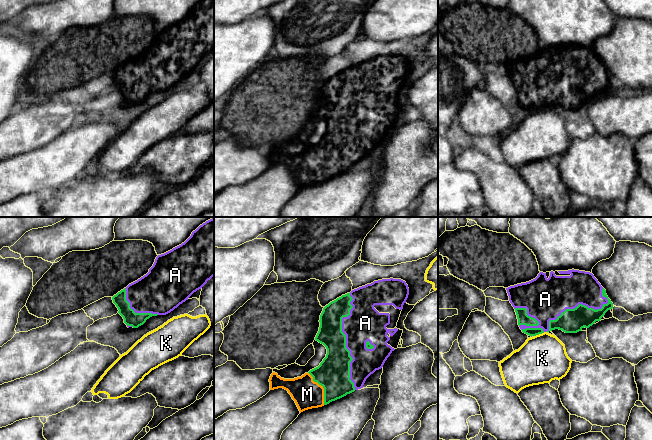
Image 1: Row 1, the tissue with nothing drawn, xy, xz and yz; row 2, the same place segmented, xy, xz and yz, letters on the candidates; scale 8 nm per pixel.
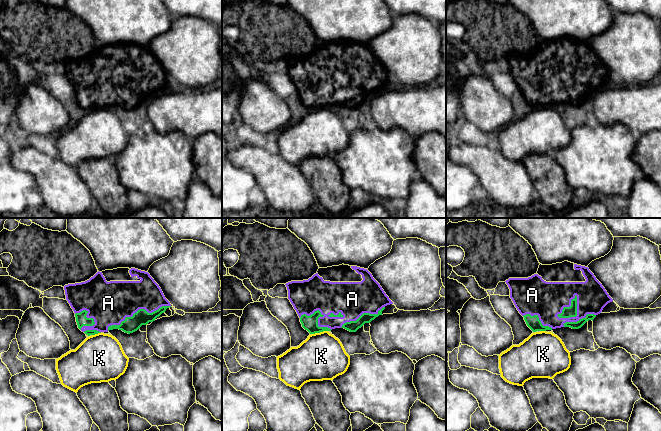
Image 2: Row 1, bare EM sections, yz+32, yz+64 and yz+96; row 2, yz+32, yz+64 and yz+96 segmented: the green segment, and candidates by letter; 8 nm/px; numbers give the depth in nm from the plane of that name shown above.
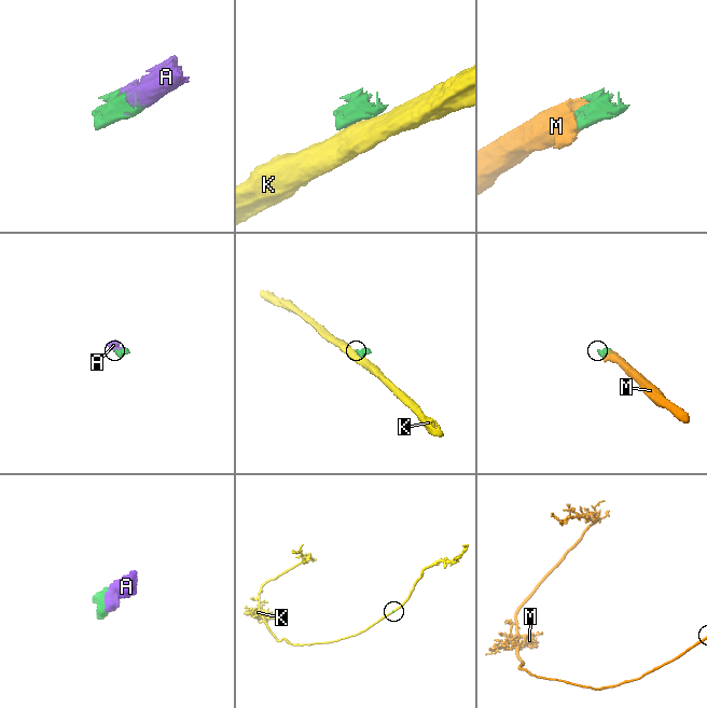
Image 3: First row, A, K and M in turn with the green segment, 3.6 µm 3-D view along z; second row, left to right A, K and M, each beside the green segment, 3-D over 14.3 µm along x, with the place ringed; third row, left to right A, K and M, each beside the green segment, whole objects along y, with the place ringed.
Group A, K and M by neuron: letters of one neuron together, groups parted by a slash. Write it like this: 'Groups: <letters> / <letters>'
Groups: A M / K

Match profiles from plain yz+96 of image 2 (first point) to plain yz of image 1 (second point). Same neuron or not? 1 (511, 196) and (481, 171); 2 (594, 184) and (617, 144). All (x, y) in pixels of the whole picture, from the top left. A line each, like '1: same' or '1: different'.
1: same
2: same

